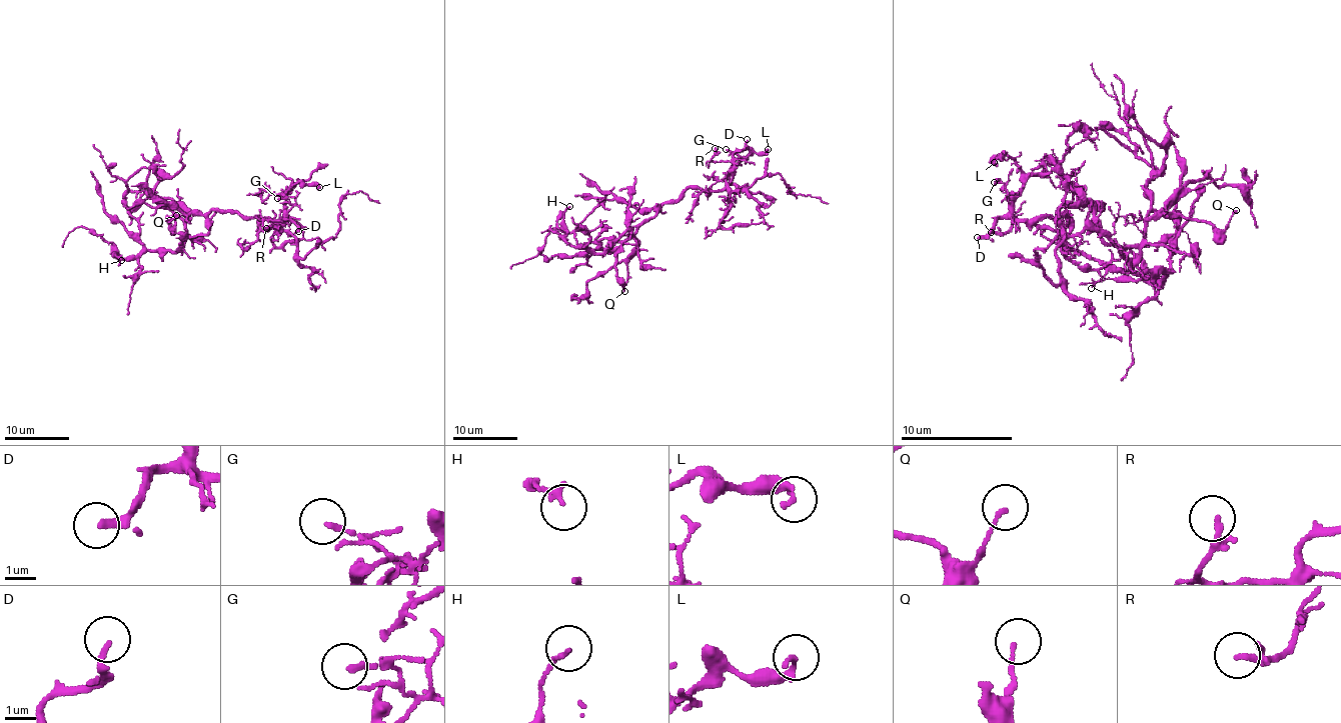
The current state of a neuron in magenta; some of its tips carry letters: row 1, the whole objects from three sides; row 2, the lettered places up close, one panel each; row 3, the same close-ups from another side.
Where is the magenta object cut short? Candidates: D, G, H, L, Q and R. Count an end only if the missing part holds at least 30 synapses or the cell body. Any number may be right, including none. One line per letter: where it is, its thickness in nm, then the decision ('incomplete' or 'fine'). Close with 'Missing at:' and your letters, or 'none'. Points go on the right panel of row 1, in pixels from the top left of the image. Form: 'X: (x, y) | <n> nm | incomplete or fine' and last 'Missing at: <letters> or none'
D: (977, 237) | 150 nm | incomplete
G: (994, 182) | 150 nm | fine
H: (1091, 288) | 170 nm | fine
L: (994, 162) | 260 nm | fine
Q: (1236, 210) | 120 nm | fine
R: (991, 232) | 140 nm | fine
Missing at: D

